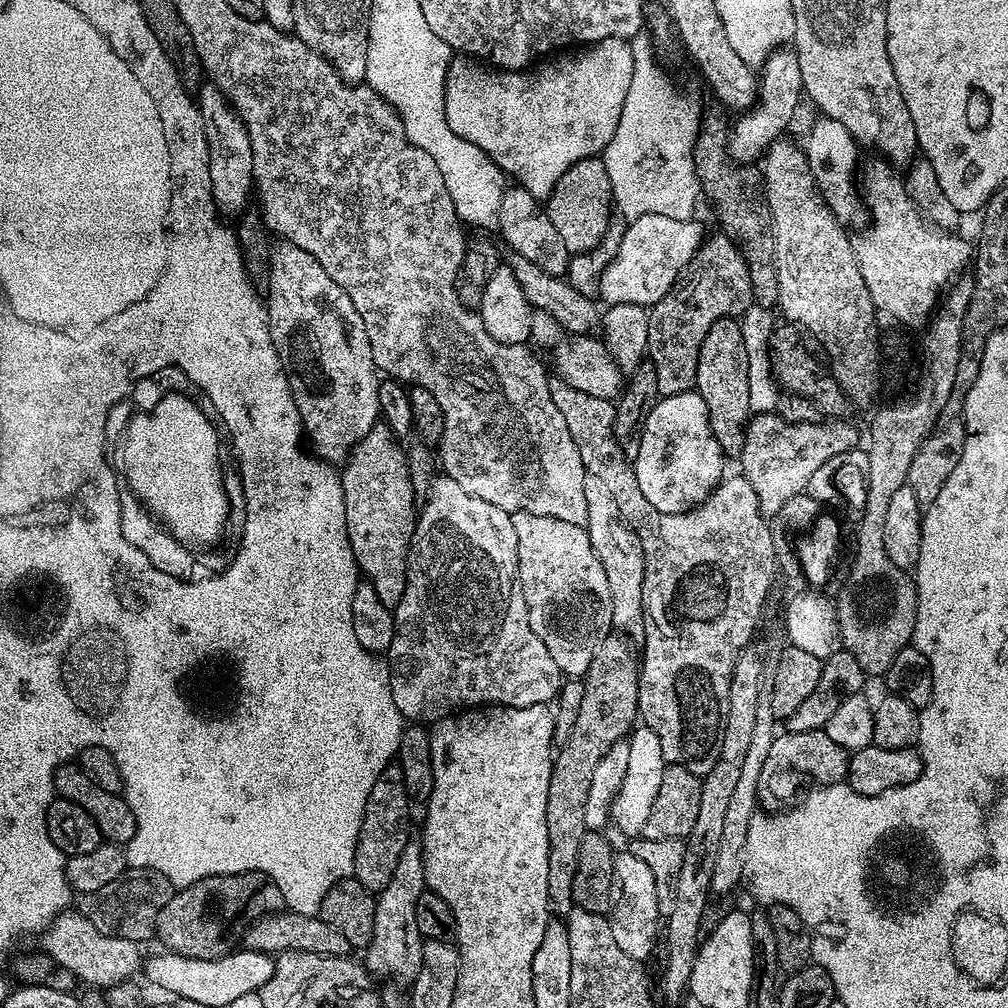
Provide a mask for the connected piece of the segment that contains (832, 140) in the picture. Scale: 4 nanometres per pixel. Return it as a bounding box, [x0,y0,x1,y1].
[802,115,866,226]

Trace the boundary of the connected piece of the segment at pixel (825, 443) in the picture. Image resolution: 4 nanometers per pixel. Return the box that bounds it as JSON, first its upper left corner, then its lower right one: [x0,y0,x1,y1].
[738,411,862,518]

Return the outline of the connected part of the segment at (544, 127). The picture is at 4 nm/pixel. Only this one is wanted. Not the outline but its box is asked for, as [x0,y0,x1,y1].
[444,38,634,198]

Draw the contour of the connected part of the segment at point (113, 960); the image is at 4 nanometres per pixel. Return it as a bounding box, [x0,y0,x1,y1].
[42,911,142,990]

